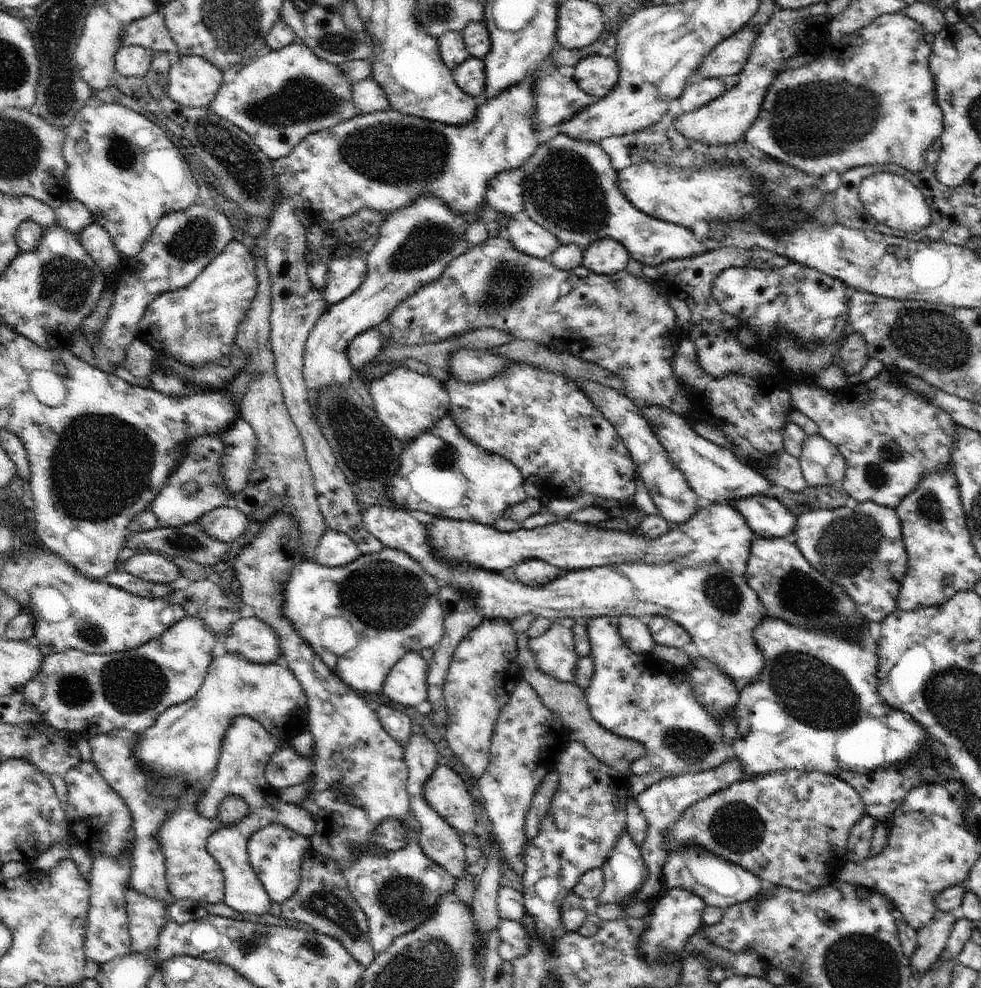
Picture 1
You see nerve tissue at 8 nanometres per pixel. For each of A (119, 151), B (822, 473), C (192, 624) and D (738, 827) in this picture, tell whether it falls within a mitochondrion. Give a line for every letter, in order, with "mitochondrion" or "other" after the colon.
A: mitochondrion
B: other
C: other
D: mitochondrion

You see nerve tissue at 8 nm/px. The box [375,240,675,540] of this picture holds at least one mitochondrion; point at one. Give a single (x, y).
(508, 280)

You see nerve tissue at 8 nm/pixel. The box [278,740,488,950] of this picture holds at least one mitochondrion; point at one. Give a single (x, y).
(322, 898)

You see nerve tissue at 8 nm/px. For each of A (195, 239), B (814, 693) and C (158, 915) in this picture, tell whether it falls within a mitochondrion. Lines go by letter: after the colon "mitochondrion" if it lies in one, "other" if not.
A: mitochondrion
B: mitochondrion
C: other

